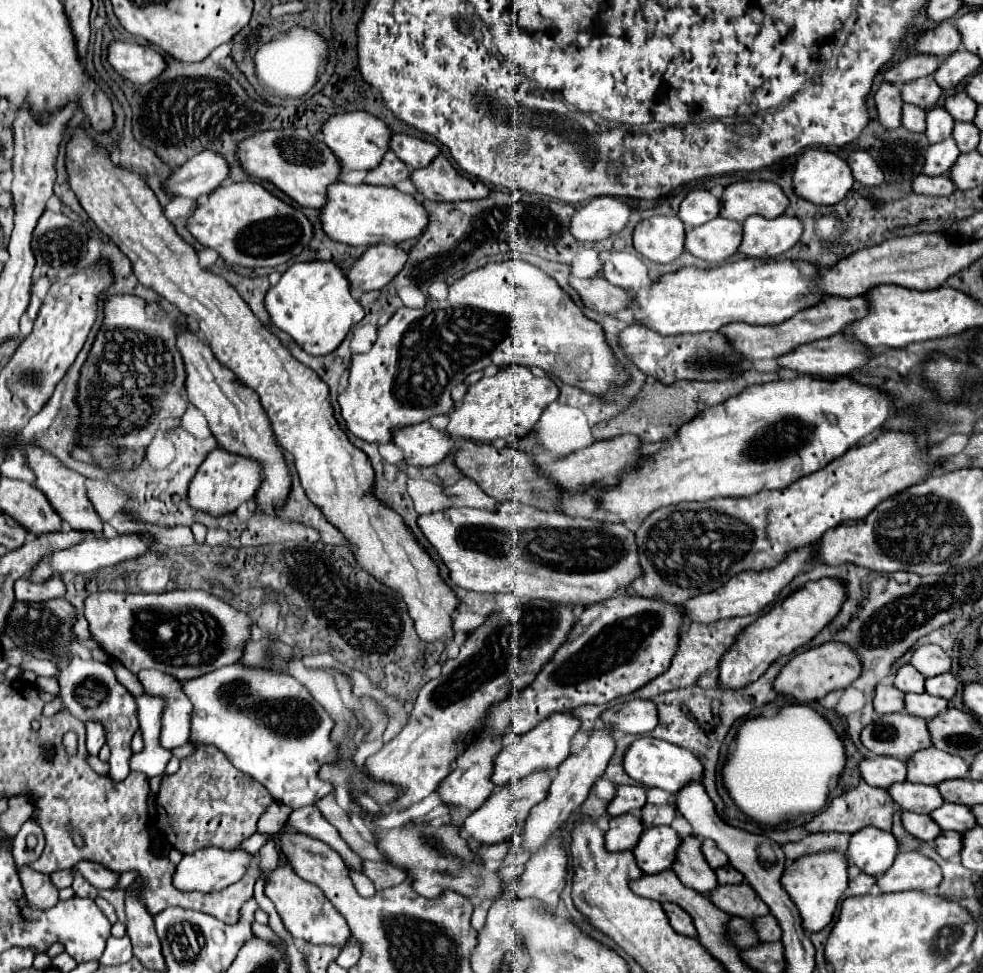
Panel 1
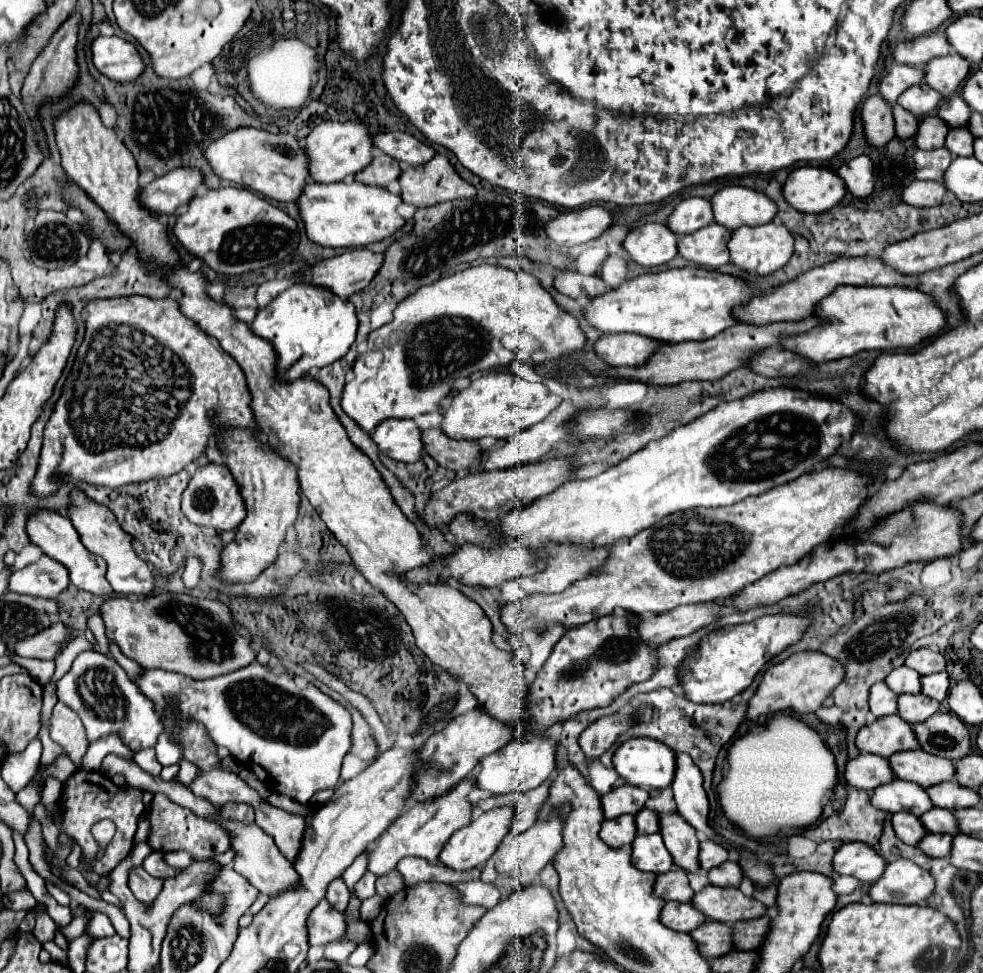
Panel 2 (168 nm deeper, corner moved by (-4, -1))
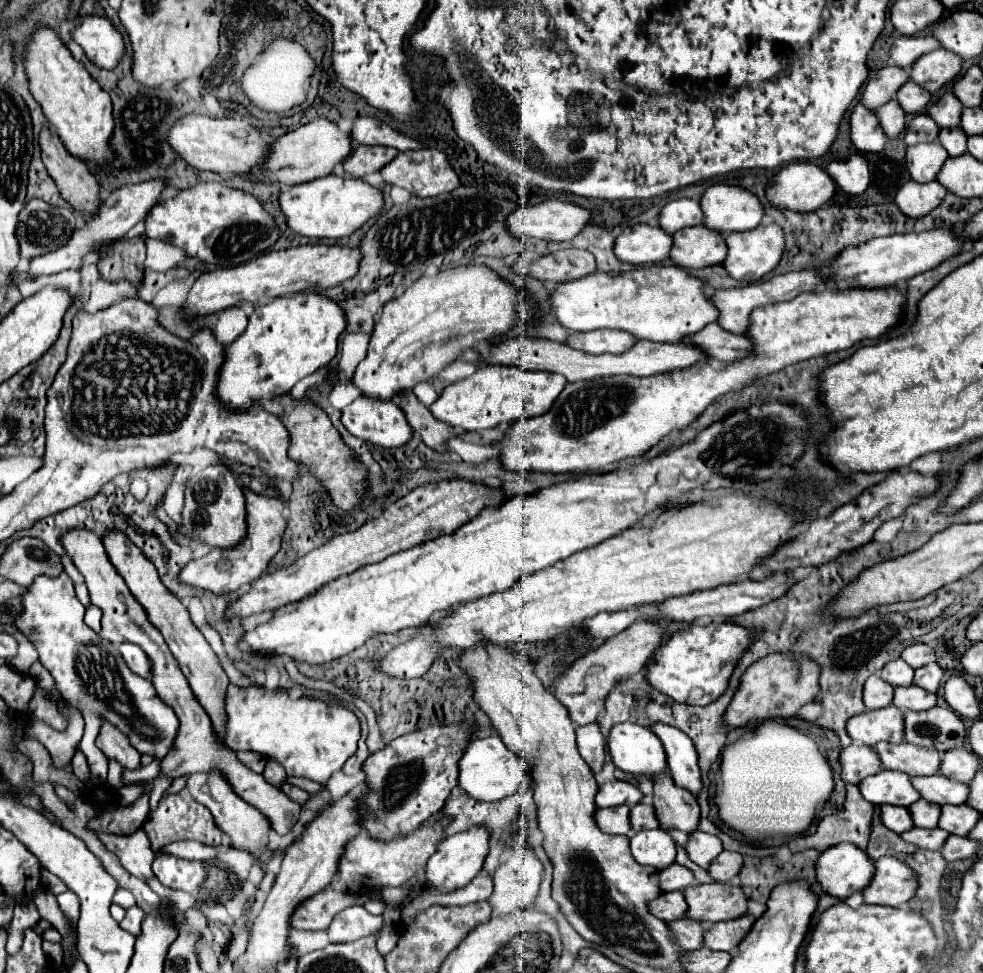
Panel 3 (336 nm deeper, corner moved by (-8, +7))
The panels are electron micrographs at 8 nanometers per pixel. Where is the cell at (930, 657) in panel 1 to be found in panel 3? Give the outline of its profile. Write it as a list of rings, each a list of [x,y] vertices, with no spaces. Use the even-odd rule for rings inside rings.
[[[911,644],[911,646],[907,646],[901,652],[901,658],[913,668],[921,668],[921,666],[927,666],[927,664],[937,660],[935,658],[935,650],[929,648],[927,644]]]

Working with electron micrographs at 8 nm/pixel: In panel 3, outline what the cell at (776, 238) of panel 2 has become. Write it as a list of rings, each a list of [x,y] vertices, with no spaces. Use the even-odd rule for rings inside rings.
[[[777,224],[757,226],[755,230],[749,230],[749,232],[731,232],[725,240],[729,246],[729,252],[727,252],[727,258],[723,260],[723,266],[735,280],[745,280],[745,282],[755,282],[765,274],[769,274],[779,264],[785,250],[785,232]]]

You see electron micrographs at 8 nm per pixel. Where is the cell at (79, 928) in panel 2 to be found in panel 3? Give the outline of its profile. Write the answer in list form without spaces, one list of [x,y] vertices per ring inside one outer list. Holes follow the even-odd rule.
[[[118,888],[113,896],[113,903],[121,905],[121,907],[127,909],[134,906],[136,901],[131,891],[124,888]]]

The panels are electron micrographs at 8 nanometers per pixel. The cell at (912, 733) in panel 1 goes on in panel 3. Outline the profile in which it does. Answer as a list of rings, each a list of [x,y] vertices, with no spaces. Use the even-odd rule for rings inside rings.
[[[887,706],[881,710],[867,710],[857,714],[847,724],[849,736],[857,744],[875,746],[881,740],[887,742],[903,742],[905,740],[905,722],[903,712],[895,706]]]

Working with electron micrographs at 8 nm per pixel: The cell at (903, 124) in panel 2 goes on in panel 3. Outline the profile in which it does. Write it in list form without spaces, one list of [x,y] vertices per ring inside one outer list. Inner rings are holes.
[[[889,100],[885,106],[877,108],[877,116],[879,116],[879,122],[881,122],[881,126],[889,138],[897,138],[905,130],[907,114],[897,104],[897,100]]]

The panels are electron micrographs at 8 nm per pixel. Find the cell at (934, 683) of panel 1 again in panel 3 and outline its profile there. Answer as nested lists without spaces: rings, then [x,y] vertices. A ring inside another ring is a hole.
[[[927,664],[919,670],[915,670],[915,684],[929,690],[929,692],[937,692],[939,684],[943,678],[943,670],[939,664]]]

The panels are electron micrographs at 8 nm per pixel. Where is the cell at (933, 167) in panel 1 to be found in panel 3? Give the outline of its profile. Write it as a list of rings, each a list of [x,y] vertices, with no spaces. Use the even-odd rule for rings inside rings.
[[[939,142],[915,144],[907,148],[907,168],[911,172],[911,178],[917,182],[935,180],[947,158],[949,154]]]

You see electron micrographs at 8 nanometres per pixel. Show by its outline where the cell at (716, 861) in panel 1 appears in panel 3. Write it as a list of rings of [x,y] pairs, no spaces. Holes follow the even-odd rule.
[[[697,830],[689,836],[685,850],[695,864],[699,864],[701,868],[709,868],[709,864],[723,852],[723,844],[717,836]]]

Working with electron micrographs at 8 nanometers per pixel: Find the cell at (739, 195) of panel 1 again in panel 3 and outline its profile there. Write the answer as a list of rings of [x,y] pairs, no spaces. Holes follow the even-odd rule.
[[[713,184],[701,198],[701,210],[705,212],[705,226],[721,234],[753,230],[763,220],[761,200],[747,188]]]

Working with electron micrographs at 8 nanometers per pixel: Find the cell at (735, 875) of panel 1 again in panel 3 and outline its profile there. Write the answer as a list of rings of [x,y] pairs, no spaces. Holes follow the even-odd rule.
[[[721,852],[709,866],[709,874],[715,882],[731,882],[739,874],[743,856],[739,852]]]

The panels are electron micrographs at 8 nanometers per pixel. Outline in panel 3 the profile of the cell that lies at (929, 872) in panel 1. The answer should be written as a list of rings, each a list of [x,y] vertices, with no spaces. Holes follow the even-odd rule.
[[[893,856],[875,860],[875,878],[863,890],[865,904],[903,906],[917,892],[917,872]]]

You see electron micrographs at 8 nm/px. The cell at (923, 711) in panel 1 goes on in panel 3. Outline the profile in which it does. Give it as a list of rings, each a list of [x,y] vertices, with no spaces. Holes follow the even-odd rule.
[[[911,684],[907,688],[897,686],[895,688],[895,698],[893,698],[893,706],[901,708],[901,710],[929,710],[933,706],[937,706],[937,696],[933,692],[925,692],[923,688],[919,688],[917,684]]]

